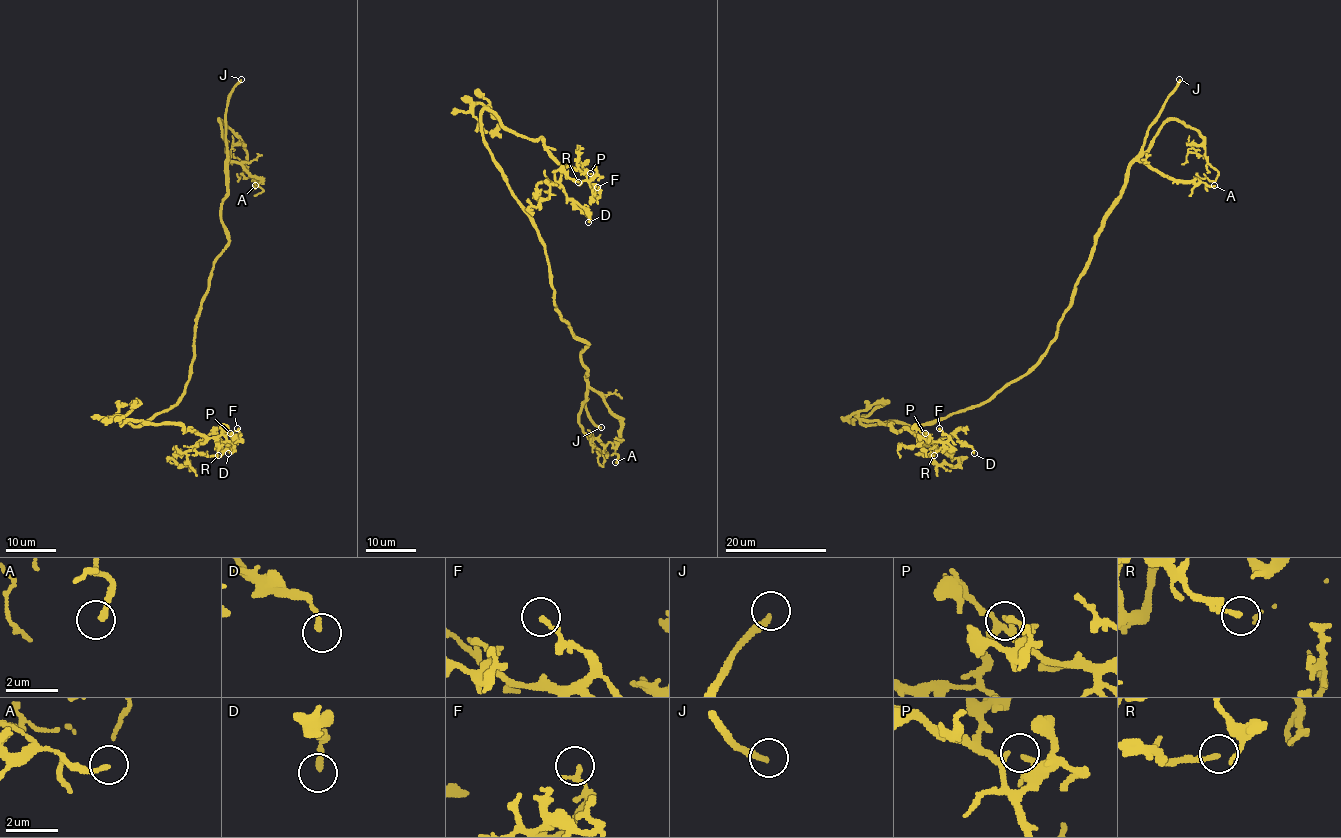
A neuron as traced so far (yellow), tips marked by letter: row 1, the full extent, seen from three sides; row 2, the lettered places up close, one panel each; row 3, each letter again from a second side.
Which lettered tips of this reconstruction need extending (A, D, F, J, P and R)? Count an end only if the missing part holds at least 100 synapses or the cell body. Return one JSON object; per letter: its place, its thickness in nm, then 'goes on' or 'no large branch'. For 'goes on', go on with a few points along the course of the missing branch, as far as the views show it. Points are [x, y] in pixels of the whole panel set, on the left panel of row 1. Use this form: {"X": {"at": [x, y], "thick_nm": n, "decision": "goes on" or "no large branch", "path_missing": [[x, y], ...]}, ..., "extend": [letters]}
{"A": {"at": [255, 185], "thick_nm": 190, "decision": "no large branch"}, "D": {"at": [228, 453], "thick_nm": 190, "decision": "no large branch"}, "F": {"at": [237, 428], "thick_nm": 130, "decision": "no large branch"}, "J": {"at": [241, 79], "thick_nm": 240, "decision": "goes on"}, "P": {"at": [230, 433], "thick_nm": 200, "decision": "no large branch"}, "R": {"at": [218, 455], "thick_nm": 190, "decision": "no large branch"}, "extend": ["J"]}

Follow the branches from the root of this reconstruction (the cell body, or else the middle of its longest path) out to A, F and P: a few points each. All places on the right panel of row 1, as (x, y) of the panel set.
A: (1035, 365), (1055, 336), (1104, 214), (1120, 194), (1132, 162), (1144, 161), (1173, 180), (1214, 185)
F: (1035, 365), (987, 400), (931, 423), (862, 420), (891, 423), (897, 431), (945, 442), (949, 437), (939, 428)
P: (1035, 365), (987, 400), (931, 423), (862, 420), (891, 423), (897, 431), (910, 429), (932, 441), (925, 433)

